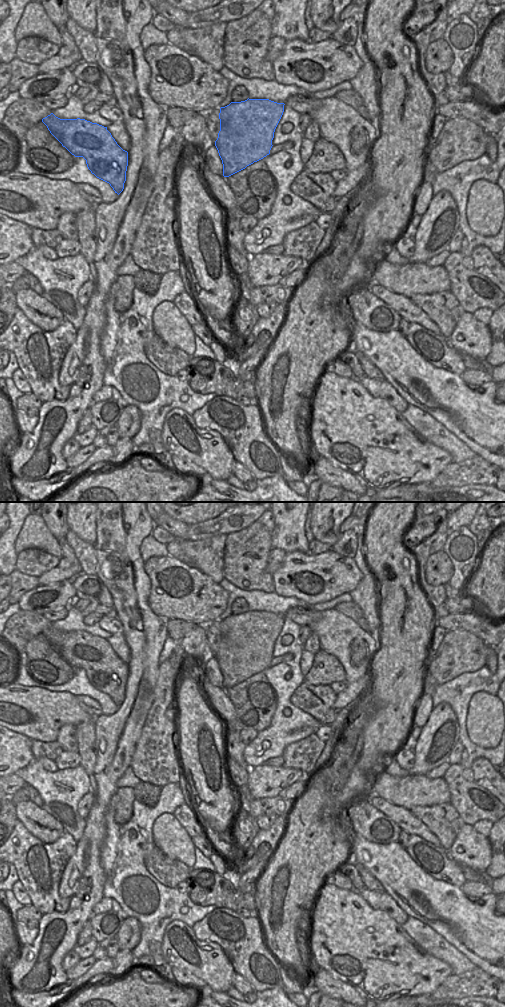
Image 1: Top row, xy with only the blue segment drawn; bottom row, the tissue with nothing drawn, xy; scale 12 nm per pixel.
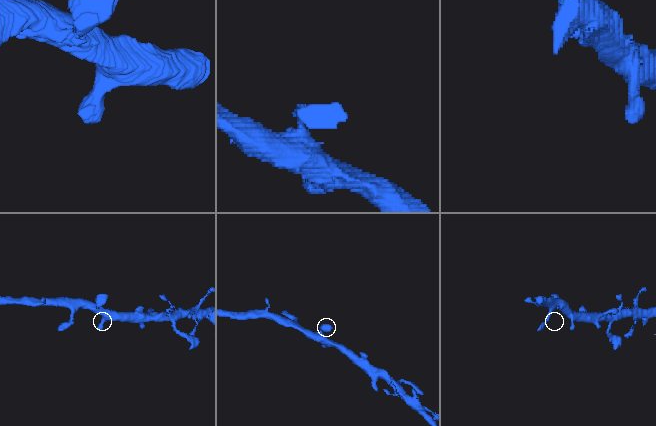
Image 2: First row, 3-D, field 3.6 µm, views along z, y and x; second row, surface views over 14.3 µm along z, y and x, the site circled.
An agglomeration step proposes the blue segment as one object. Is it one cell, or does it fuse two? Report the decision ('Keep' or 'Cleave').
Keep.

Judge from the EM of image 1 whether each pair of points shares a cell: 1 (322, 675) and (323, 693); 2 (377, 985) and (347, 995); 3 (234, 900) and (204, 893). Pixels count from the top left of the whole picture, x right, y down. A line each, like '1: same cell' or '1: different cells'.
1: different cells
2: different cells
3: same cell

